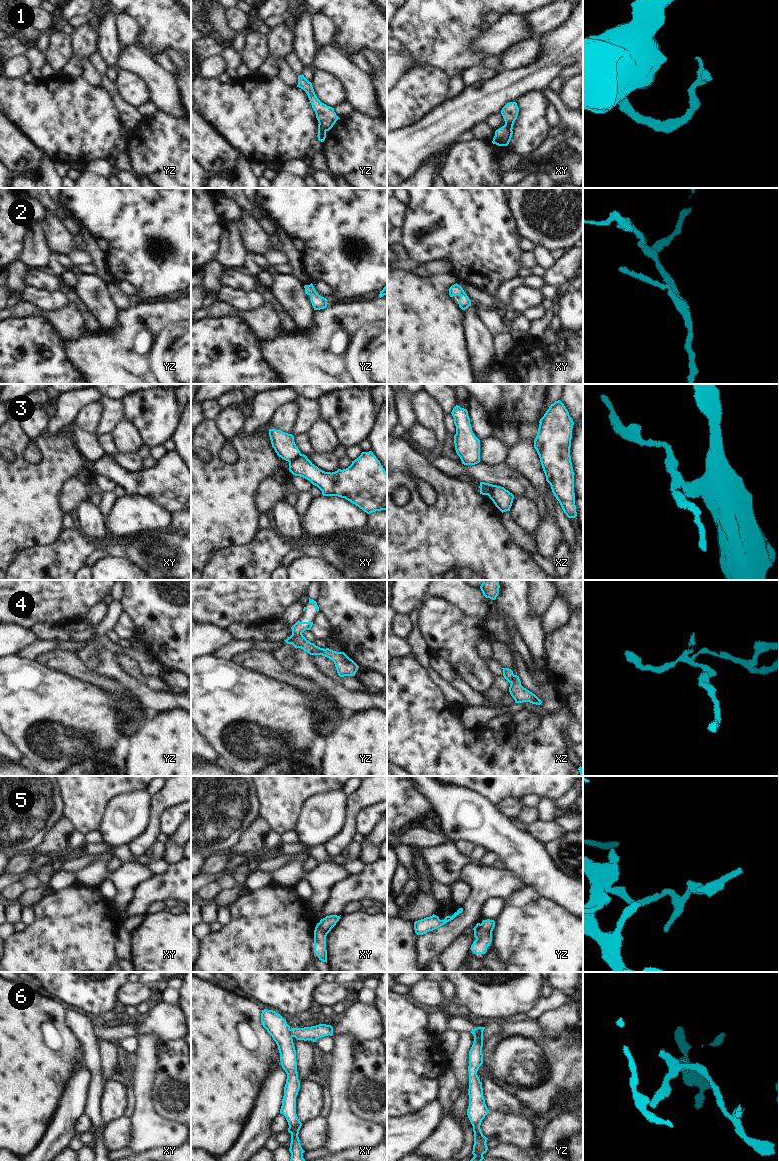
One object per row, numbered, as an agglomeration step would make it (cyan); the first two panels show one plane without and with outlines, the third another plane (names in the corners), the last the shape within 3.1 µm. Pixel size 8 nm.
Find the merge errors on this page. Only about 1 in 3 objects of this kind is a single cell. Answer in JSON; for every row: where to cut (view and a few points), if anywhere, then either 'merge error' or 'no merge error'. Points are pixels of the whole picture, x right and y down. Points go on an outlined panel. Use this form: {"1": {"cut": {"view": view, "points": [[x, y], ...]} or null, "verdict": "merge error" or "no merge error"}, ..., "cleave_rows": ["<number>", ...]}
{"1": {"cut": {"view": "yz", "points": [[319, 123], [326, 130]]}, "verdict": "merge error"}, "2": {"cut": null, "verdict": "no merge error"}, "3": {"cut": {"view": "xy", "points": [[301, 454], [289, 462]]}, "verdict": "merge error"}, "4": {"cut": {"view": "yz", "points": [[301, 633], [286, 642]]}, "verdict": "merge error"}, "5": {"cut": {"view": "xy", "points": [[316, 925], [326, 935]]}, "verdict": "merge error"}, "6": {"cut": {"view": "xy", "points": [[289, 1029], [289, 1033], [292, 1036]]}, "verdict": "merge error"}, "cleave_rows": ["1", "3", "4", "5", "6"]}

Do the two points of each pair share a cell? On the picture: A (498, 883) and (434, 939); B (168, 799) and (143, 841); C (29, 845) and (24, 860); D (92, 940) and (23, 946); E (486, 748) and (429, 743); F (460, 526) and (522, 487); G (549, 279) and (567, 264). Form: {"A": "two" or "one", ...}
{"A": "one", "B": "one", "C": "two", "D": "one", "E": "one", "F": "two", "G": "one"}

